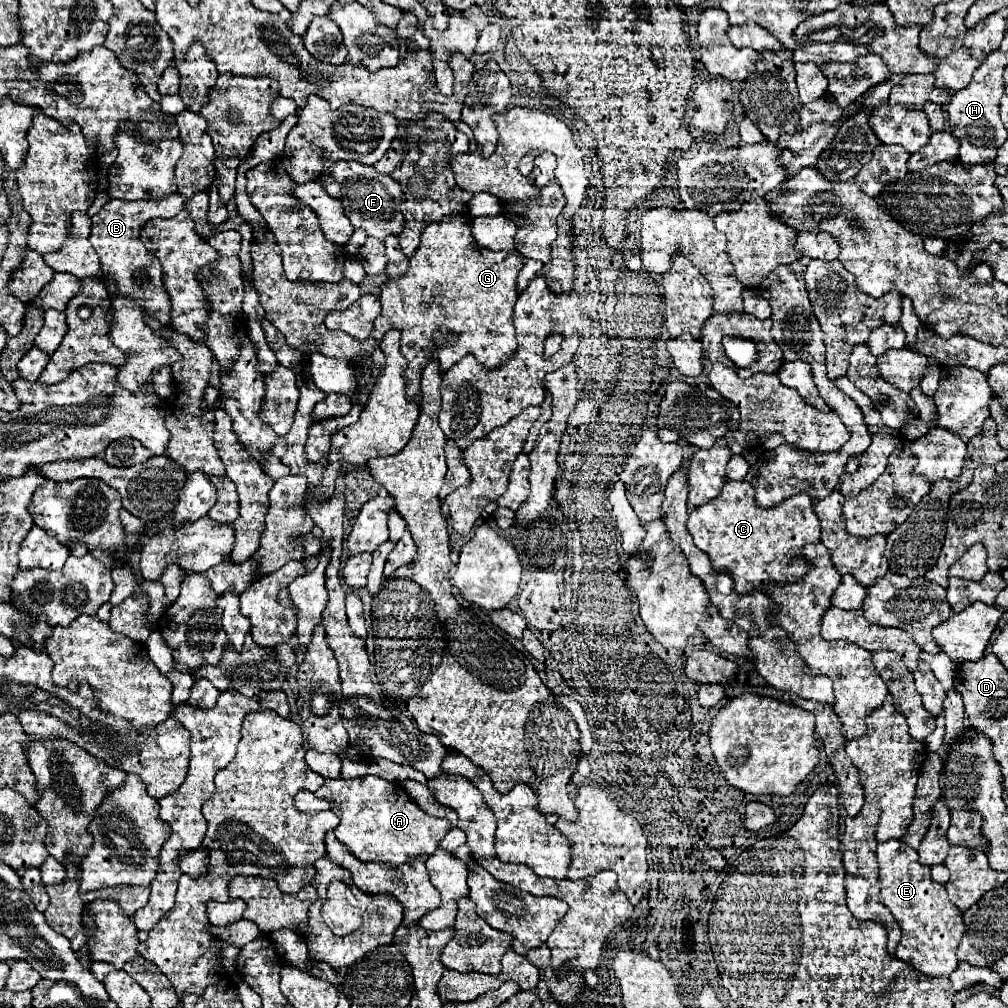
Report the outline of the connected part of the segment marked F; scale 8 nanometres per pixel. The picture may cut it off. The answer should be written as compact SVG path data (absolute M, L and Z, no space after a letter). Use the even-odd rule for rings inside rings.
M353 161L335 163L333 169L335 169L335 173L321 175L317 181L329 191L329 195L333 195L335 199L341 201L345 215L349 217L353 227L363 227L367 231L367 235L381 239L381 241L385 241L389 235L397 237L403 231L405 219L399 209L401 187L391 175L383 175L369 165L361 165L361 163L353 163Z

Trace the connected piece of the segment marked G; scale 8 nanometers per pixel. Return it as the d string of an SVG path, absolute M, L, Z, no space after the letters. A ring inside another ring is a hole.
M455 215L445 217L441 223L429 223L421 235L421 246L409 261L409 271L397 283L385 283L381 287L381 315L373 321L373 337L381 343L381 337L397 329L401 331L401 353L407 359L405 379L407 379L407 397L415 403L421 401L421 371L429 361L437 361L439 369L445 373L463 357L473 355L487 371L501 367L517 353L517 339L513 329L513 307L517 301L517 273L523 267L521 255L515 253L493 253L489 249L477 247L477 241L471 235L471 217Z

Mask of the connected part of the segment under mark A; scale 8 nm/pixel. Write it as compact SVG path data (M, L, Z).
M381 777L359 779L327 779L317 797L325 797L331 803L331 811L341 819L335 829L335 837L353 853L359 861L381 861L393 867L409 859L429 859L439 841L451 829L447 819L437 819L421 811L405 793L401 783L391 783Z

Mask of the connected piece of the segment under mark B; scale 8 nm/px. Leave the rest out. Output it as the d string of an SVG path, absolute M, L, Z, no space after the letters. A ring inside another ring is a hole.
M173 193L157 203L111 199L109 203L103 205L103 209L97 215L91 217L93 221L91 237L89 237L91 245L101 259L103 273L115 281L119 291L119 295L111 299L109 321L111 321L113 343L127 355L127 363L119 369L117 381L129 391L137 391L141 385L149 383L153 369L161 365L171 365L177 359L181 359L181 355L173 351L169 339L159 339L155 331L145 323L147 317L157 317L163 325L169 325L169 297L165 295L163 289L159 259L153 253L149 253L139 239L141 227L151 217L173 217L181 209L183 209L183 199L181 195Z

